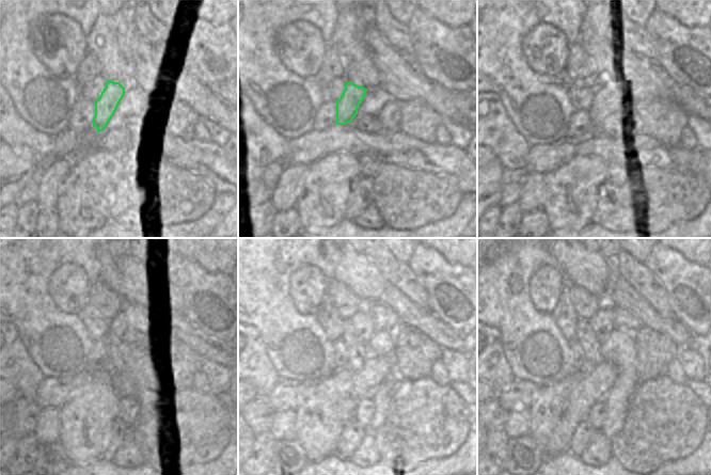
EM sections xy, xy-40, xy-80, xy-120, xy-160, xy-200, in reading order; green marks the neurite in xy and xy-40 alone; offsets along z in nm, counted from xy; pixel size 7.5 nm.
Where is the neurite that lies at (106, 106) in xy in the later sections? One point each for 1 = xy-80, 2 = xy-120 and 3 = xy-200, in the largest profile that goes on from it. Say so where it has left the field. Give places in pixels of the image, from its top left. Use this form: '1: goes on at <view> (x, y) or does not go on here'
1: goes on at xy-80 (595, 96)
2: goes on at xy-120 (117, 327)
3: goes on at xy-200 (602, 322)

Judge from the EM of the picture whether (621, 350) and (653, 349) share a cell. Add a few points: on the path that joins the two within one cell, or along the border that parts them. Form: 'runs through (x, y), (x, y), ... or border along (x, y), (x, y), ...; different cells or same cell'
border along (632, 334), (635, 341), (636, 373), (638, 375); different cells

